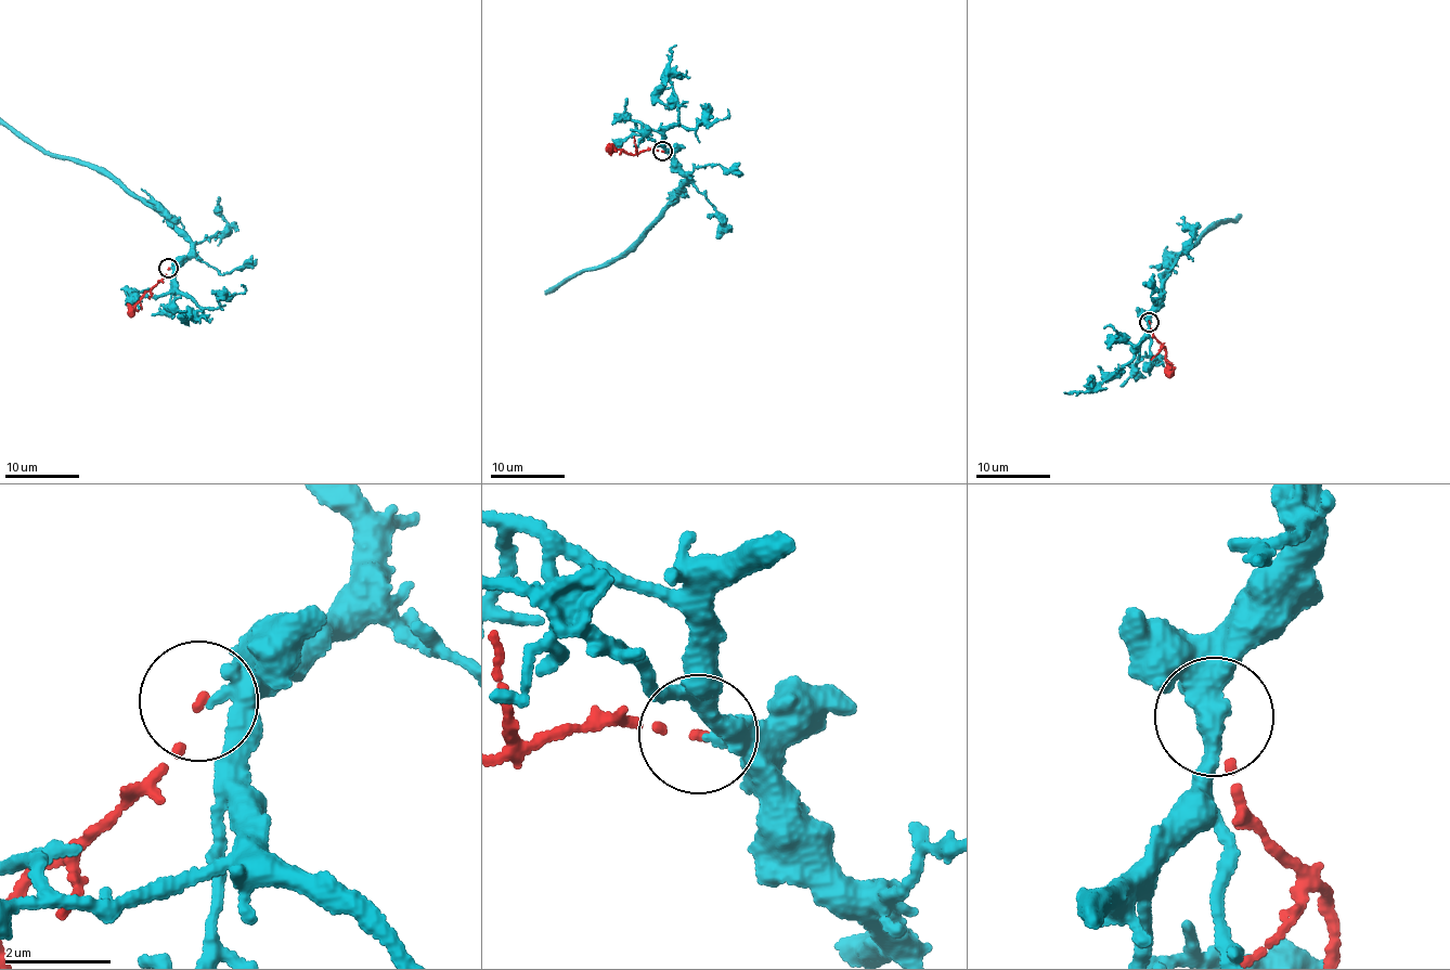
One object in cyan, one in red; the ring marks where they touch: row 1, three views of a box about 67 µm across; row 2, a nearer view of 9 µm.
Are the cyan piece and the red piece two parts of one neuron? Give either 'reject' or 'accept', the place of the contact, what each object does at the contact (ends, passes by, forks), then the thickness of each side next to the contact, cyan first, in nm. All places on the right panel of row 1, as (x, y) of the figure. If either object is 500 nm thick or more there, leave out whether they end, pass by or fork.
reject; place (1149, 322); cyan passes by; red ends; calibres 300 and 100 nm

